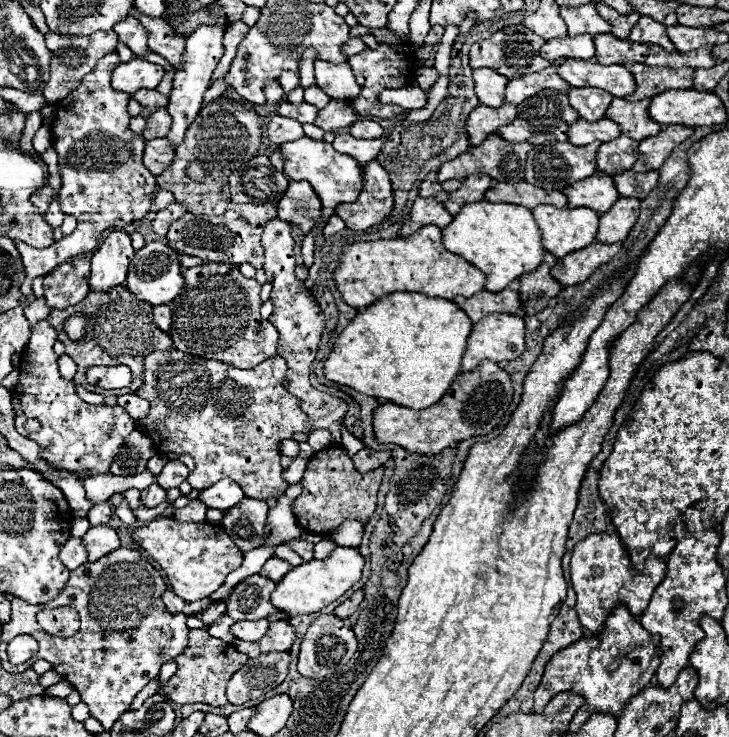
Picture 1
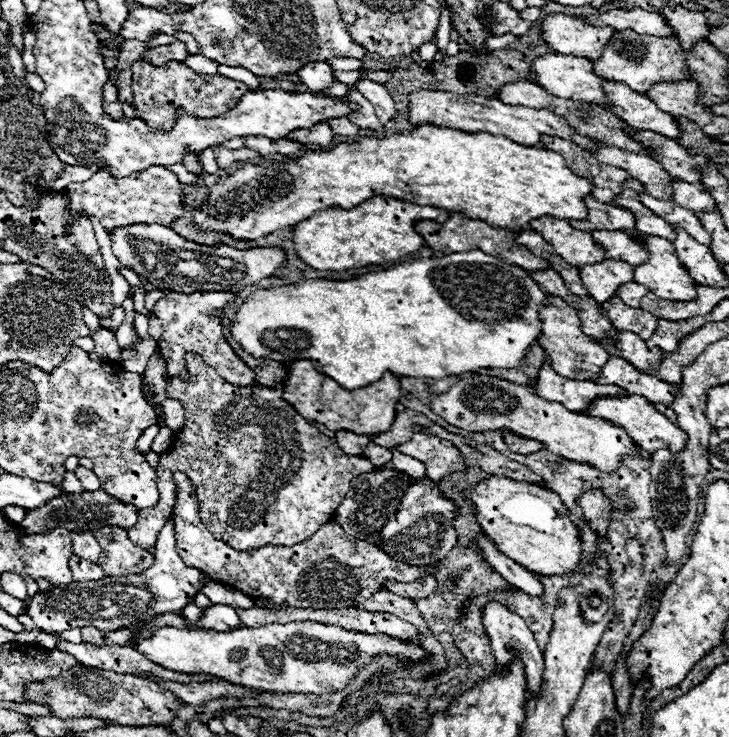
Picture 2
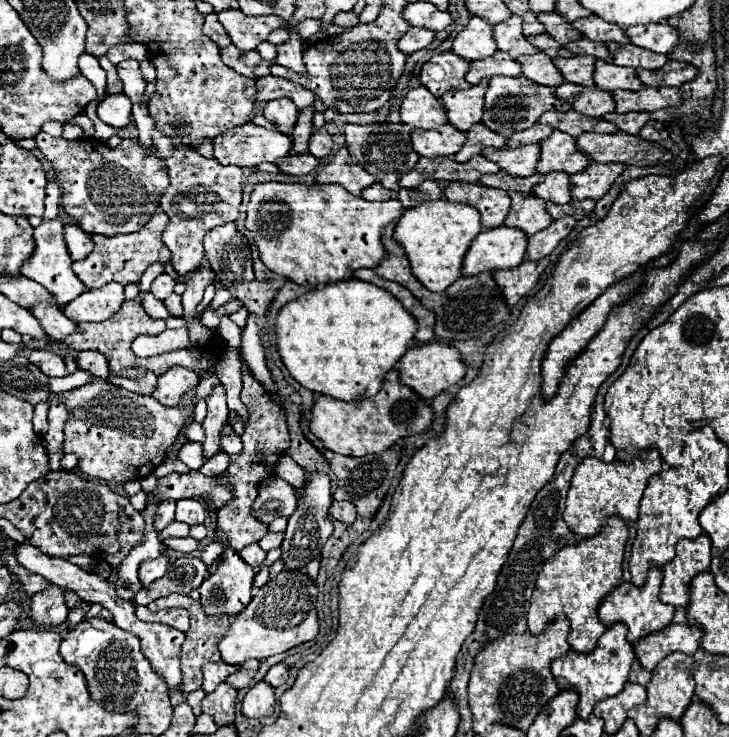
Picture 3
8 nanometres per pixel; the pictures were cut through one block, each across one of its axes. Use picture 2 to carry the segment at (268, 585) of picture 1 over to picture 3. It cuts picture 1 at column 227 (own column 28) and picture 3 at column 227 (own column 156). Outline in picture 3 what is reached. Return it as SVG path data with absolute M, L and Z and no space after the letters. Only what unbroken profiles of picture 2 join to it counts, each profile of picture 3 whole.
M206 500L206 504L208 504L208 510L210 510L210 522L214 524L214 532L216 532L214 542L220 542L222 548L224 548L224 552L220 554L220 562L216 564L216 572L212 572L212 574L204 580L204 584L202 584L200 588L196 588L196 590L190 594L190 598L194 598L194 600L198 600L200 604L204 604L204 610L206 610L208 614L214 614L214 616L218 616L218 614L234 616L234 614L240 614L240 612L248 606L248 602L252 600L252 578L254 578L254 572L252 572L252 566L248 566L248 564L238 556L238 552L232 550L232 546L228 546L226 534L216 526L218 508L216 508L214 504L210 504L208 500Z

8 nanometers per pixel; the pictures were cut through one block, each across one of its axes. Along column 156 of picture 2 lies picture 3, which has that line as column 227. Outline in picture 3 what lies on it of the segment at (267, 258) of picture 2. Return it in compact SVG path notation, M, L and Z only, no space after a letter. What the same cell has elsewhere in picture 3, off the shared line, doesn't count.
M224 224L208 232L204 236L204 250L210 268L216 272L218 284L224 288L254 280L248 240L236 230L234 224Z

